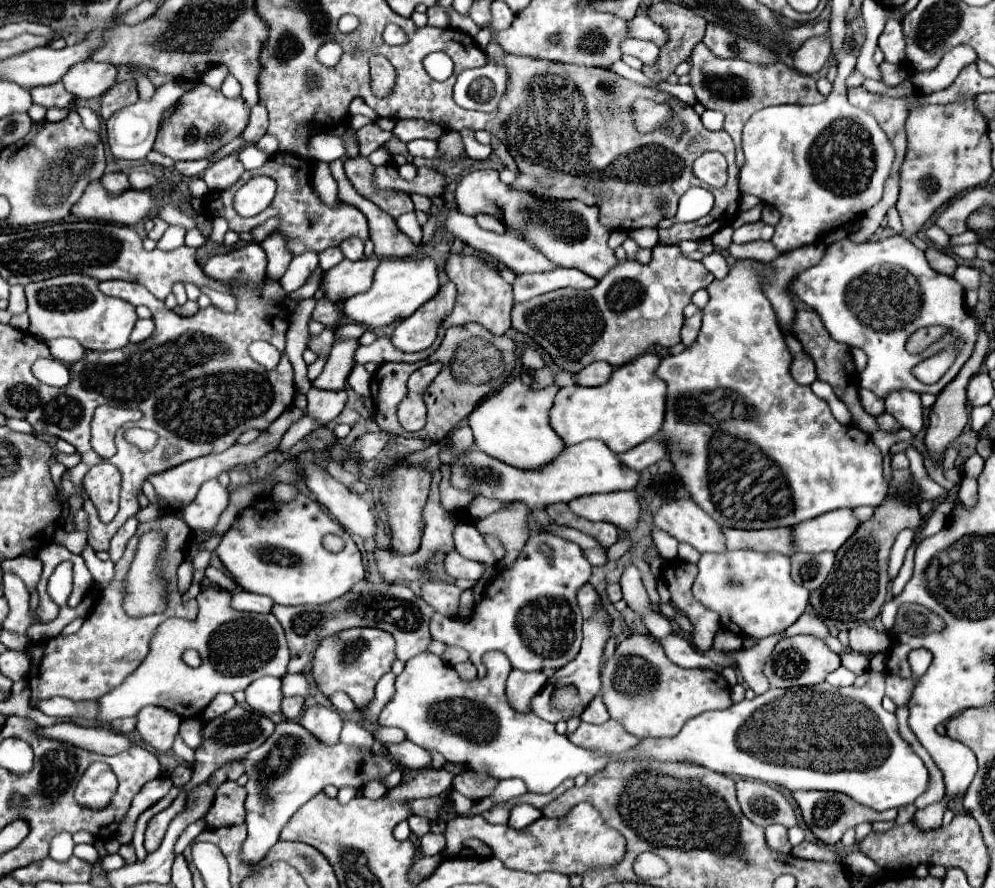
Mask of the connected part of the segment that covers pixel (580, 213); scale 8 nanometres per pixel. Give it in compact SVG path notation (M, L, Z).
M497 170L465 174L455 190L455 202L463 214L489 214L501 220L507 228L513 228L519 236L537 246L537 250L557 266L577 268L601 280L617 264L613 250L607 246L607 238L615 230L599 222L597 206L587 206L579 200L541 200L527 190L513 190L509 184L501 182Z

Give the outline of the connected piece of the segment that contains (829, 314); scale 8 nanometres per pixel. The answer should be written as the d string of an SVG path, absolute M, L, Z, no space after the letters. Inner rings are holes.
M891 236L885 240L863 244L855 244L847 238L833 242L827 246L817 266L809 268L807 272L803 272L803 276L795 278L795 288L791 288L791 292L821 316L831 338L847 346L857 346L865 350L869 362L859 374L859 384L861 388L871 390L879 398L887 398L891 392L897 390L911 390L917 394L939 394L967 362L977 340L979 322L971 320L965 308L963 286L955 278L935 272L929 266L925 254L903 236ZM923 326L945 326L951 330L951 334L947 338L941 338L917 356L933 356L953 346L957 340L965 342L957 352L953 366L945 372L945 376L939 382L931 386L911 376L913 354L905 350L909 334Z

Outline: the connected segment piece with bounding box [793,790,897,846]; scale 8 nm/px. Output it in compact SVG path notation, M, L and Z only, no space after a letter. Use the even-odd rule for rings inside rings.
M797 790L793 792L793 798L797 800L803 820L807 822L809 830L823 840L825 844L837 844L841 840L841 836L845 834L847 828L853 828L861 822L877 822L877 820L895 820L897 810L885 810L885 812L877 812L873 808L867 808L859 802L855 802L853 798L849 798L847 794L841 792L823 792L823 790Z

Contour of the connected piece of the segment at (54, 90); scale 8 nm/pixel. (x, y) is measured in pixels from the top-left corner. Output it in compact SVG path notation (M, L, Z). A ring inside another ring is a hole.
M63 82L31 88L31 96L33 96L35 104L41 104L45 108L69 108L75 98L71 92L65 90Z

